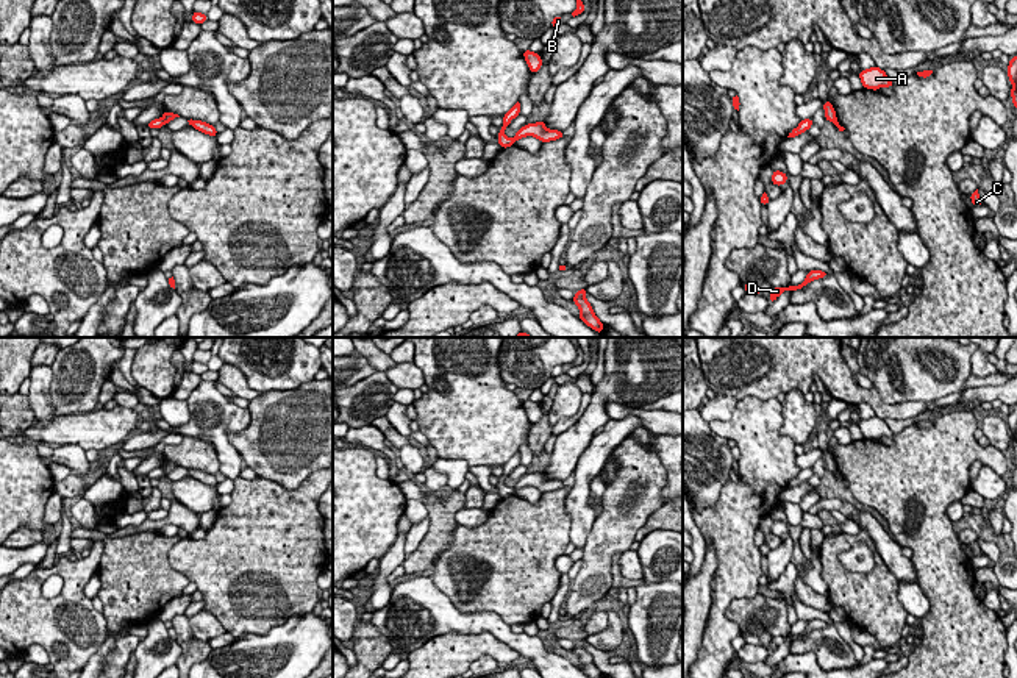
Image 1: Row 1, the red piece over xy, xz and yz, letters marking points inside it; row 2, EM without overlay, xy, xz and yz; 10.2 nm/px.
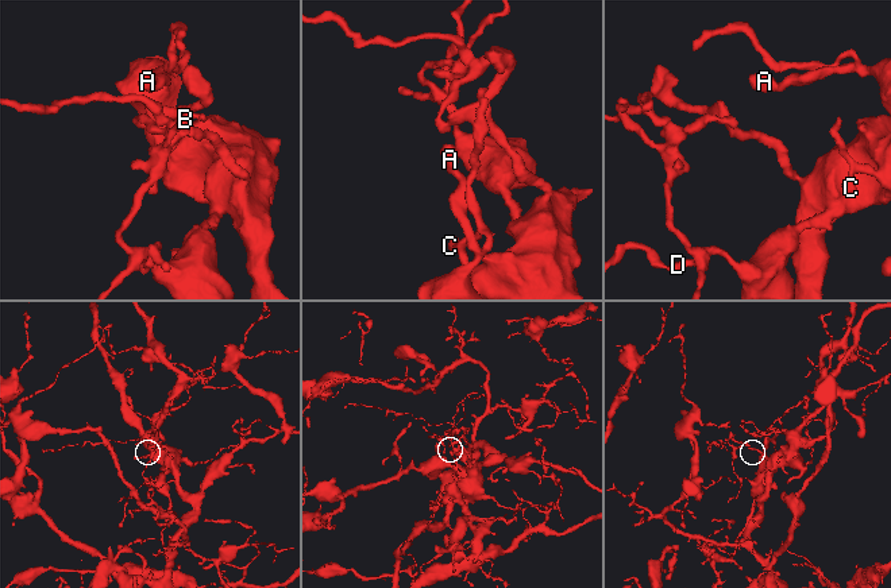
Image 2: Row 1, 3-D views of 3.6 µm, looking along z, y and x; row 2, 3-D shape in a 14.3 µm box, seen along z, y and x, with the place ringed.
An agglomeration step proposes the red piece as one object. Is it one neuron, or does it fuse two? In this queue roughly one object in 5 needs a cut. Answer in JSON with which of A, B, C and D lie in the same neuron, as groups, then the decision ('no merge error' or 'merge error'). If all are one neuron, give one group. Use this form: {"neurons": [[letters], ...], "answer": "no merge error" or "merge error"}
{"neurons": [["A"], ["B", "C", "D"]], "answer": "merge error"}

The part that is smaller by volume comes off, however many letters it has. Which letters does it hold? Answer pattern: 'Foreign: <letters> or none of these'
Foreign: B, C, D

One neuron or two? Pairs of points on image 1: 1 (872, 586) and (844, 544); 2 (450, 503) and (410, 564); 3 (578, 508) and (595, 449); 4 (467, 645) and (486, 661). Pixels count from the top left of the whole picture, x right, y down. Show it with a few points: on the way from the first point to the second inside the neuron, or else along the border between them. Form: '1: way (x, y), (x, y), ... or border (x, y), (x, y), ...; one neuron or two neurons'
1: way (856, 586), (833, 566), (833, 558); one neuron
2: way (442, 519), (439, 538), (425, 552); one neuron
3: way (580, 494), (583, 474), (591, 463); one neuron
4: border (472, 661), (483, 655), (491, 655), (497, 661); two neurons

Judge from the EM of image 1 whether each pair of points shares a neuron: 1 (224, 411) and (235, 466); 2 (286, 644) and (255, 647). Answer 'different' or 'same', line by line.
1: same
2: same

